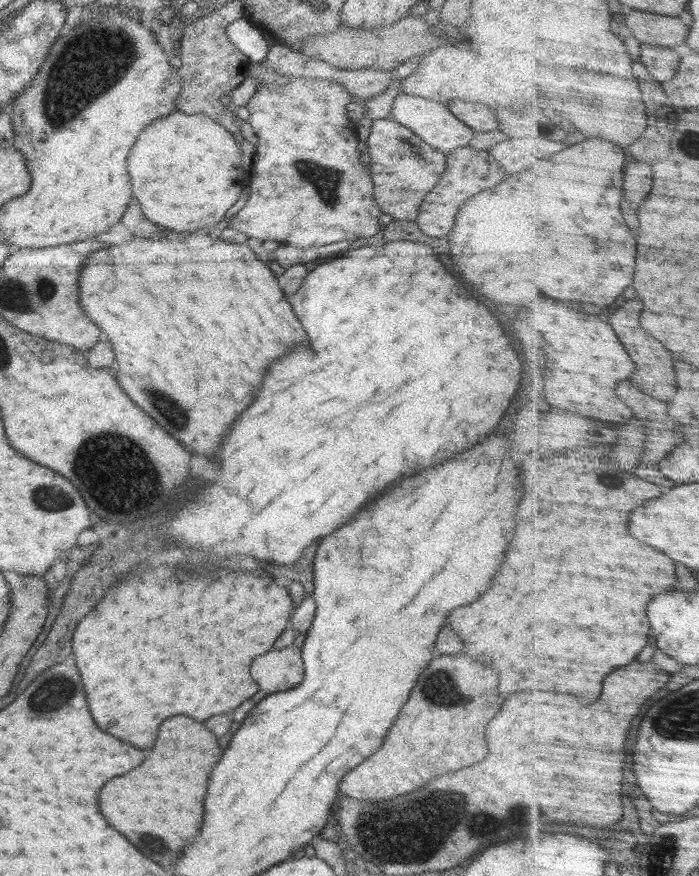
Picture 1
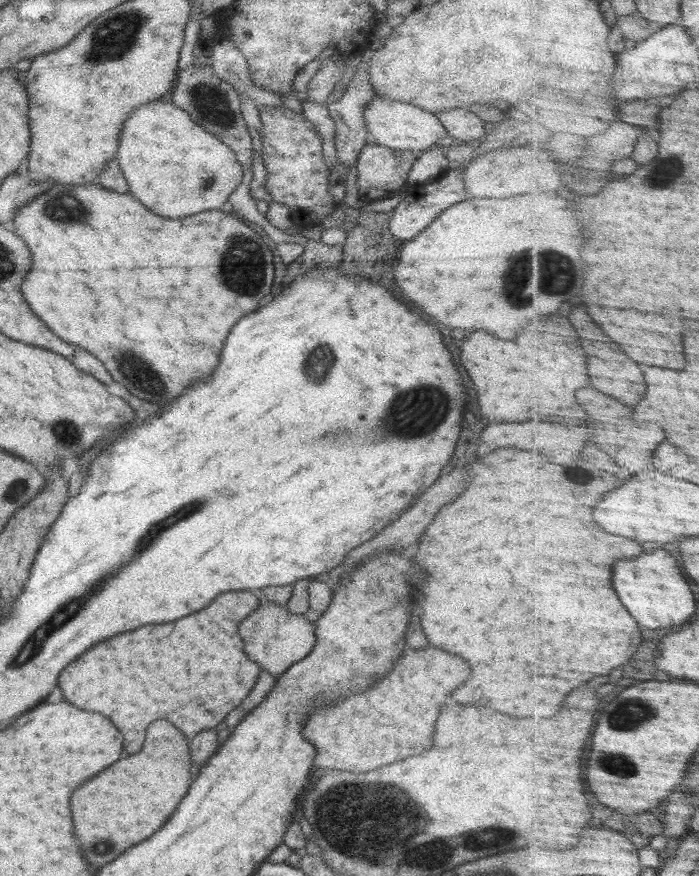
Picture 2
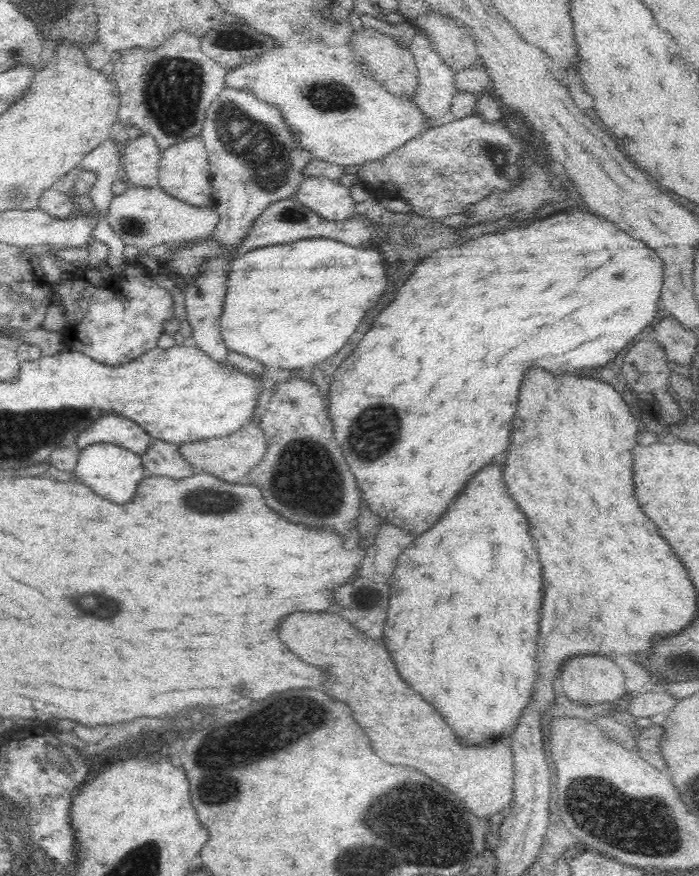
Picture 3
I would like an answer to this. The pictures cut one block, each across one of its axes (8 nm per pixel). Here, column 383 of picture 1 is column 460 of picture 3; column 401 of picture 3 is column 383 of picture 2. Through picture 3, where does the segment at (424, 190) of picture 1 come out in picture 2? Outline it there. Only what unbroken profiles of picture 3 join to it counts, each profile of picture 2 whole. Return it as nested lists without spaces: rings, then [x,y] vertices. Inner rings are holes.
[[[367,142],[358,156],[357,184],[366,204],[390,196],[407,184],[417,153],[412,150],[392,150]]]

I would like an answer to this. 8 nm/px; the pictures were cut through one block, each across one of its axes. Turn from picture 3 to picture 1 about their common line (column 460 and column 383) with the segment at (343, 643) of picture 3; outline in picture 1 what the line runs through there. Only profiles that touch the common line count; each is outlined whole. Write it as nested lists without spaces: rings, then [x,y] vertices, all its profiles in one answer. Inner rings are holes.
[[[470,656],[434,658],[424,674],[420,674],[416,688],[380,750],[344,776],[340,790],[356,800],[390,800],[422,788],[424,780],[484,760],[488,754],[484,740],[486,724],[496,716],[502,702],[504,700],[498,696],[498,672],[494,668],[486,668]],[[412,762],[420,784],[412,784]]]

